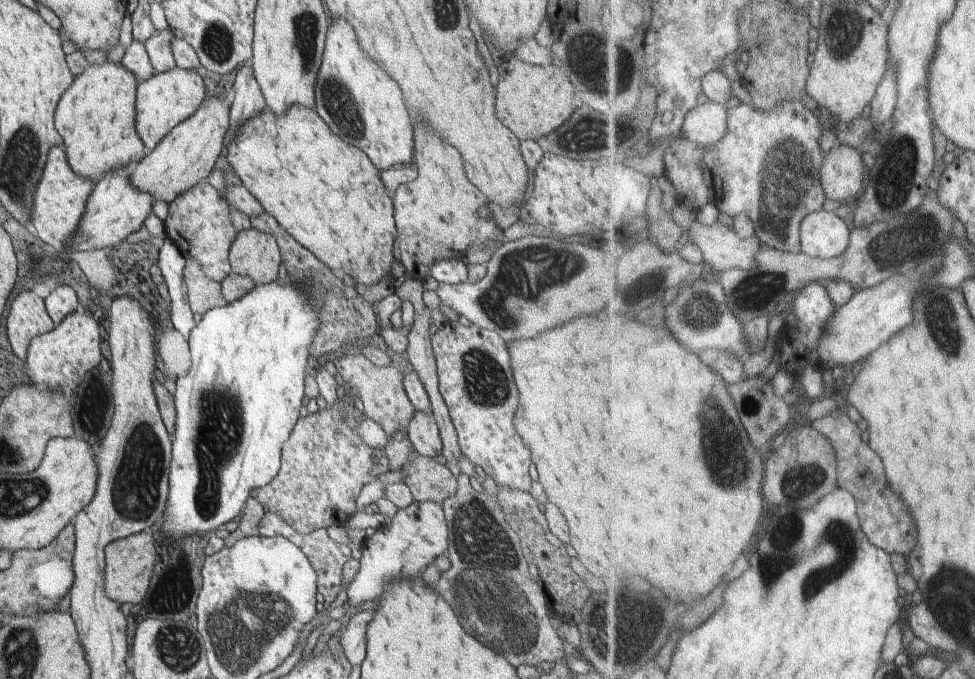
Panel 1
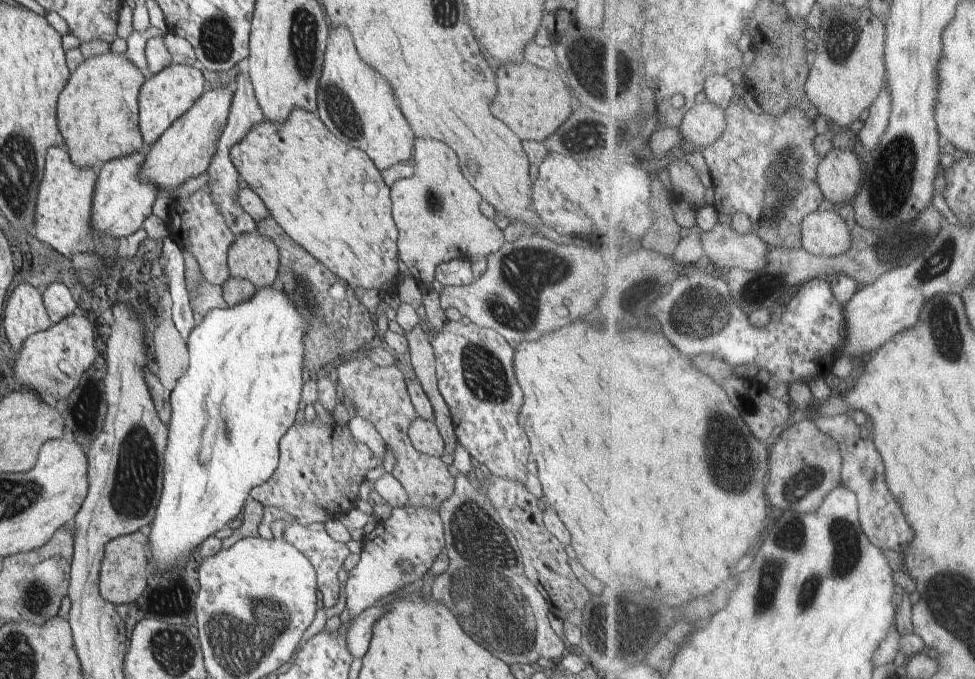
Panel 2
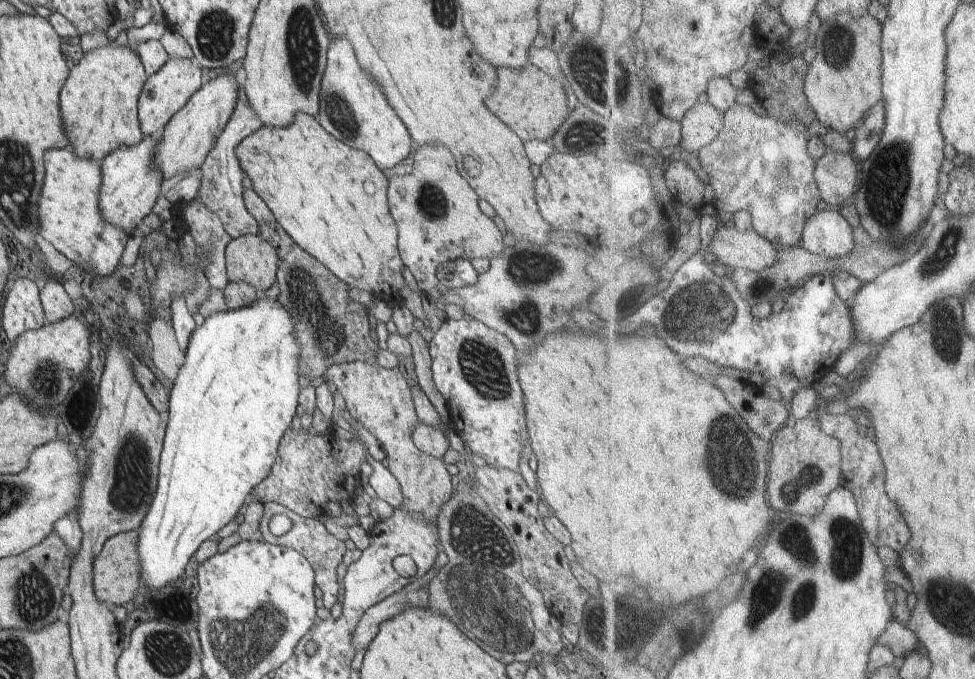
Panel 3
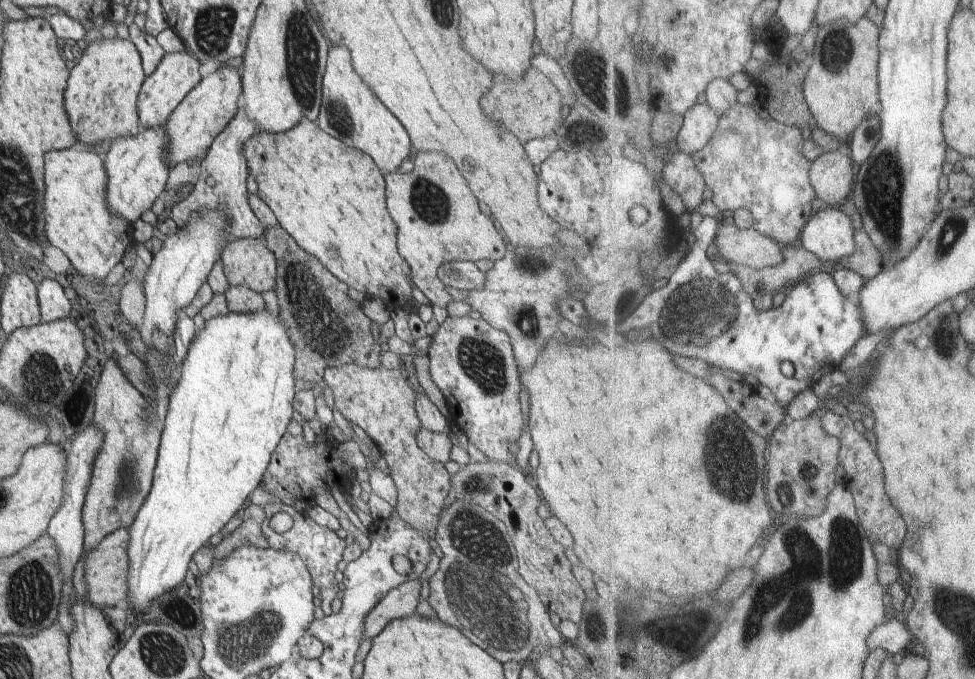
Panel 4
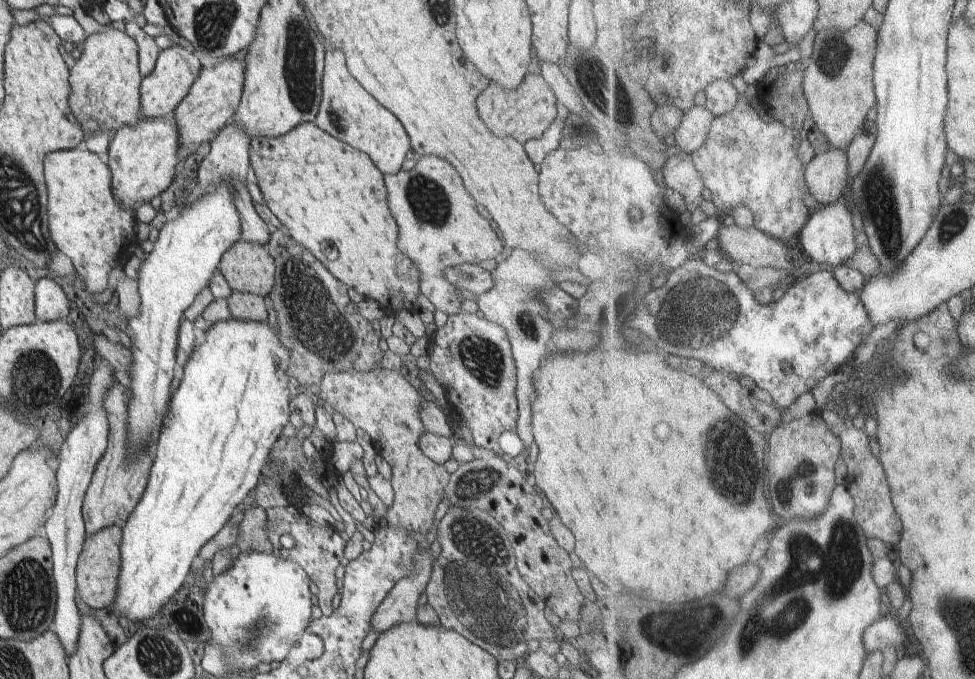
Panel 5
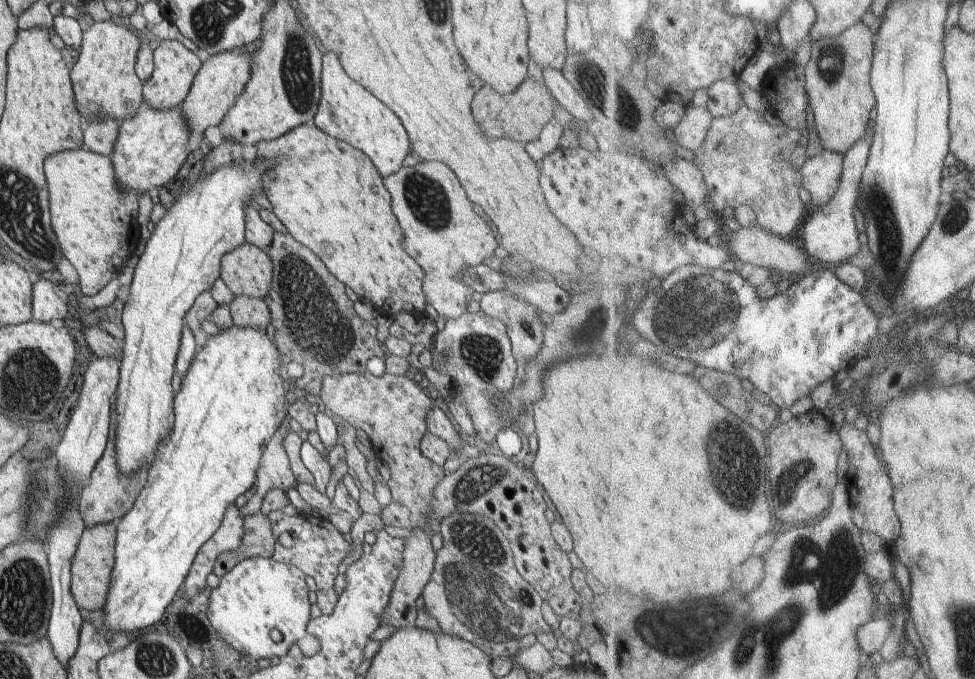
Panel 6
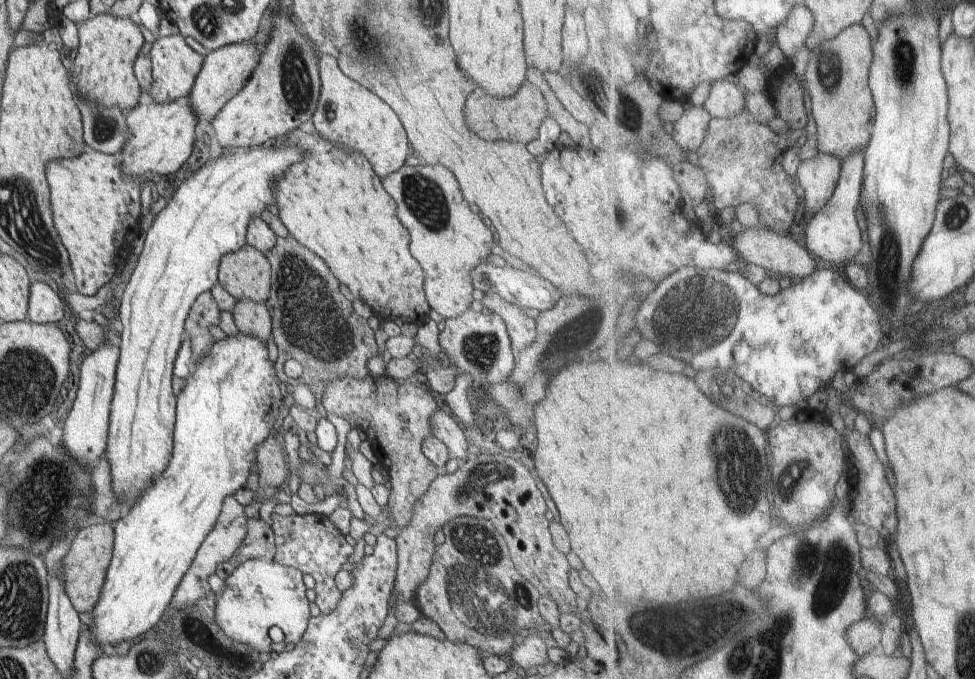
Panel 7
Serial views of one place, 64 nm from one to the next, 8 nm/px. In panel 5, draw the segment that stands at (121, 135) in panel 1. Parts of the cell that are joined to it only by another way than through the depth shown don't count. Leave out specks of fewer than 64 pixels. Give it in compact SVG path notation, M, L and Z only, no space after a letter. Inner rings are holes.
M111 27L88 36L80 47L80 59L69 70L69 107L86 138L97 131L115 133L122 127L137 125L143 76L139 71L139 50L135 38Z

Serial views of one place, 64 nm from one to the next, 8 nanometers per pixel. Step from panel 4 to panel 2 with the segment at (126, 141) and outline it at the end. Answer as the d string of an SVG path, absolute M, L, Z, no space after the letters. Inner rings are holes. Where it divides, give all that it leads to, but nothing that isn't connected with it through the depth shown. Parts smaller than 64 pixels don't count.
M144 146L134 154L108 160L100 167L92 198L92 228L96 232L126 240L128 236L142 228L144 220L152 215L152 207L158 197L158 188L154 184L142 182L138 176L149 149L149 146Z

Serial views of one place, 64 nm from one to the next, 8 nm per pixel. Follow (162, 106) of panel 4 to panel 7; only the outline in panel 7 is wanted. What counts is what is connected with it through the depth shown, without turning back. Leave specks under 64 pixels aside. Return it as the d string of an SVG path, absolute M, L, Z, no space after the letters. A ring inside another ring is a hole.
M182 35L156 37L156 42L153 44L149 55L152 67L152 84L145 94L147 99L158 104L164 104L188 97L192 90L194 79L200 72L203 56L190 48Z

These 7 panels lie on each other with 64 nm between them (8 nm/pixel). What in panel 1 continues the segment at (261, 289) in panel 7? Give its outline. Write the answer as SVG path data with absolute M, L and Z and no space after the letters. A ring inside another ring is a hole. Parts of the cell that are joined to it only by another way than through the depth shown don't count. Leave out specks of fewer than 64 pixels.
M253 228L237 234L229 248L228 260L231 273L248 276L255 285L270 284L277 280L282 263L274 236Z

